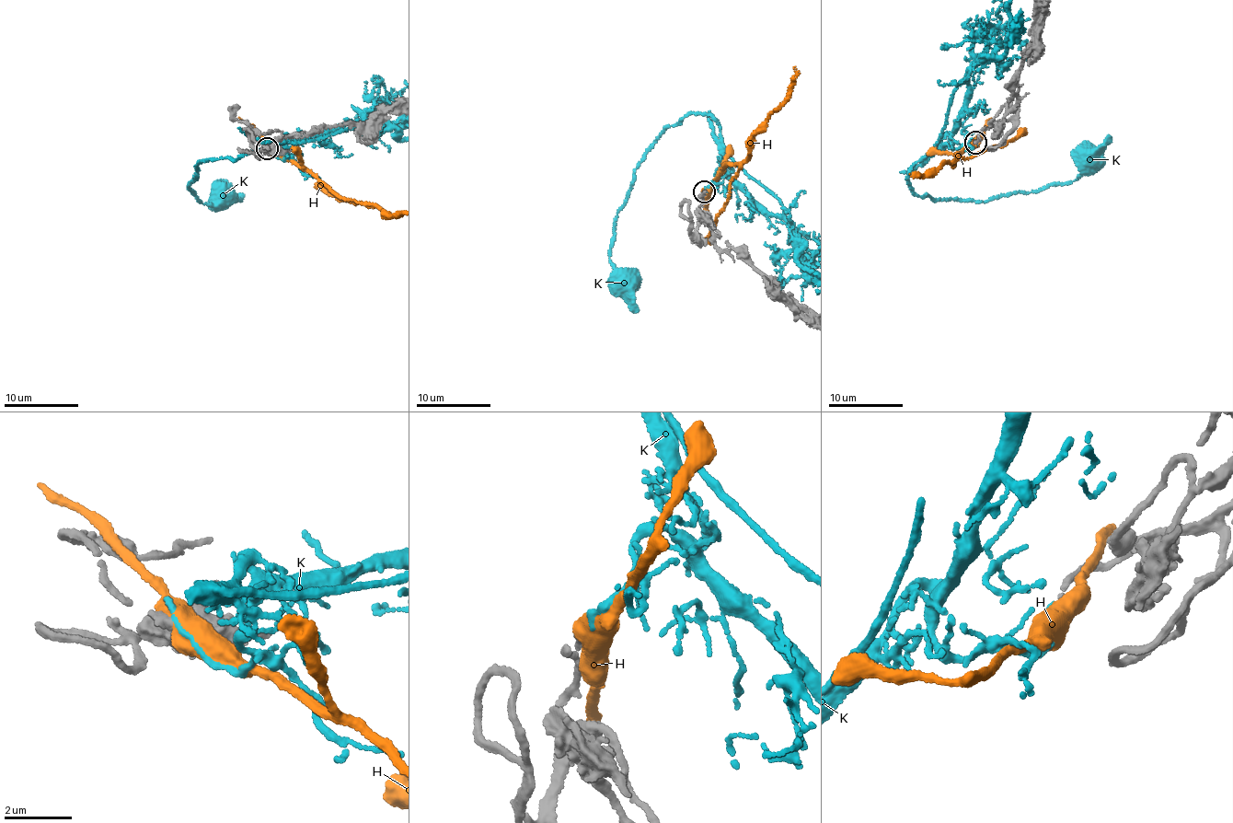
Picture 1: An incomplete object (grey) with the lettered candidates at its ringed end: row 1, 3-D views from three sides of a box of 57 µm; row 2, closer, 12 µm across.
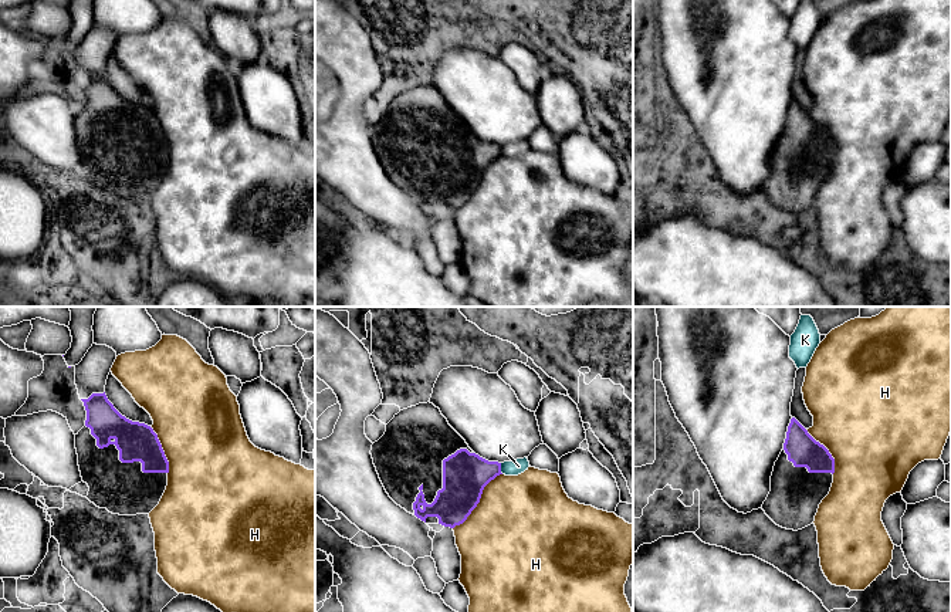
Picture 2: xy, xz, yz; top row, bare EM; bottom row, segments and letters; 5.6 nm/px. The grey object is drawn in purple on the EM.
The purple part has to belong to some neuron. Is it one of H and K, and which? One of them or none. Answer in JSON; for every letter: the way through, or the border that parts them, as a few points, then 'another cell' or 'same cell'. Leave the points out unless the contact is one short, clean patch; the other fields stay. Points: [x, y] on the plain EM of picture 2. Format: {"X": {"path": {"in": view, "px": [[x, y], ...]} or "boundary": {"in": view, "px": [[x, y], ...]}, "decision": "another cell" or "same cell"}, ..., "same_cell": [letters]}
{"H": {"decision": "another cell"}, "K": {"boundary": {"in": "xz", "px": [[500, 145], [503, 155]]}, "decision": "another cell"}, "same_cell": []}

